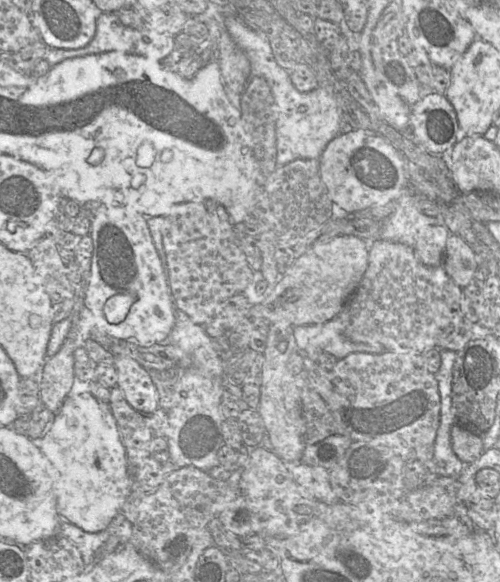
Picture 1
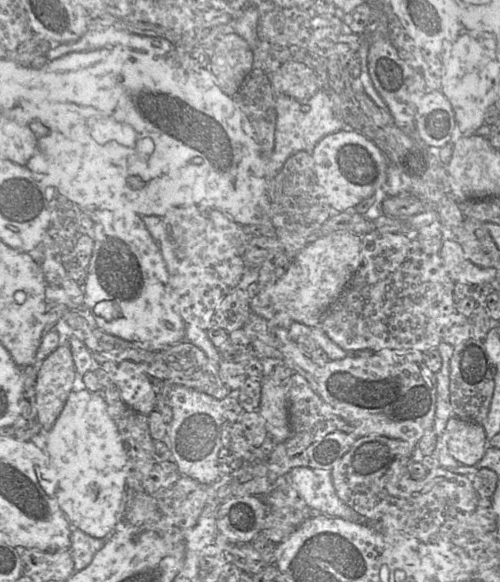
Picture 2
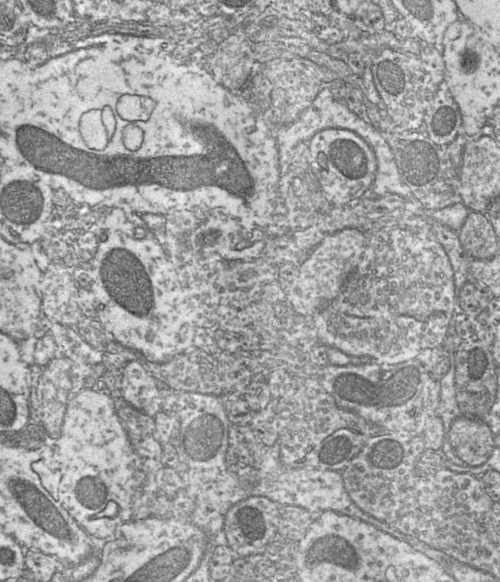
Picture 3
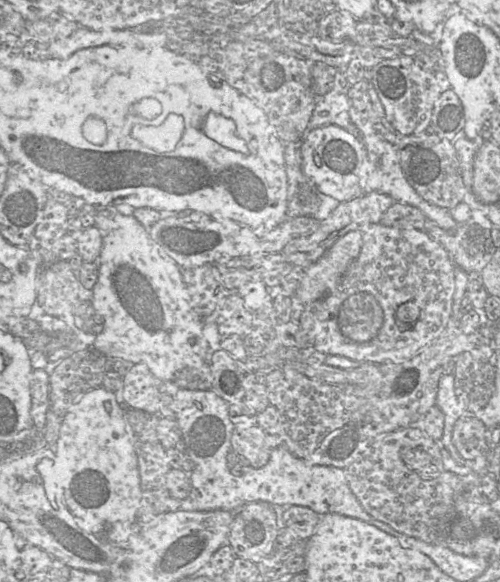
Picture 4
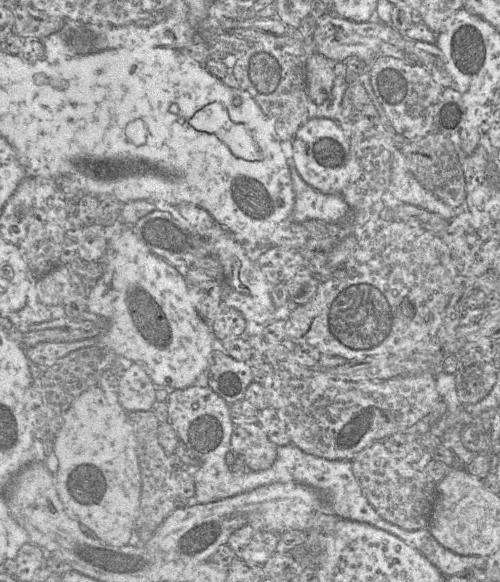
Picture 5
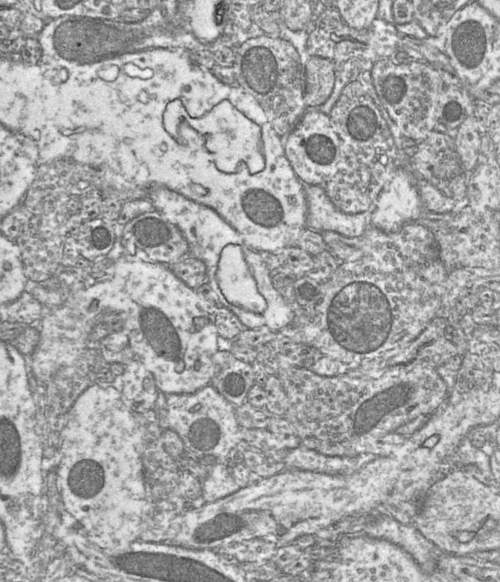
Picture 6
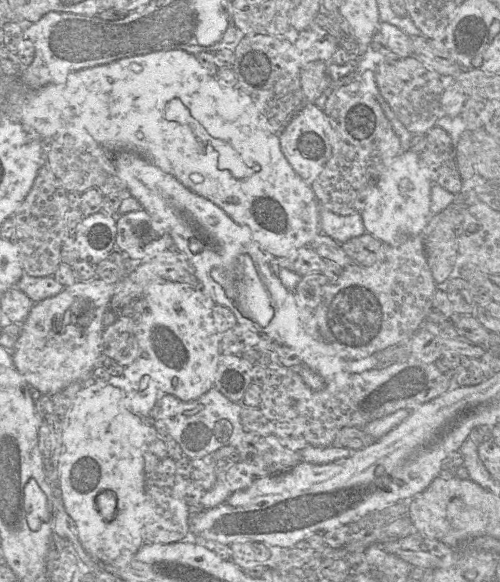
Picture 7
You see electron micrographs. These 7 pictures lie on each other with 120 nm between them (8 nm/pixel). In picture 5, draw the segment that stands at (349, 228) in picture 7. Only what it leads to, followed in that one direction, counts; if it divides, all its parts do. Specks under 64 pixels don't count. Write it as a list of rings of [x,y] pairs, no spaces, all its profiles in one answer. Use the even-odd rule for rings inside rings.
[[[289,159],[295,203],[292,219],[303,224],[308,220],[327,223],[347,223],[353,212],[340,194],[323,193],[307,184]]]

